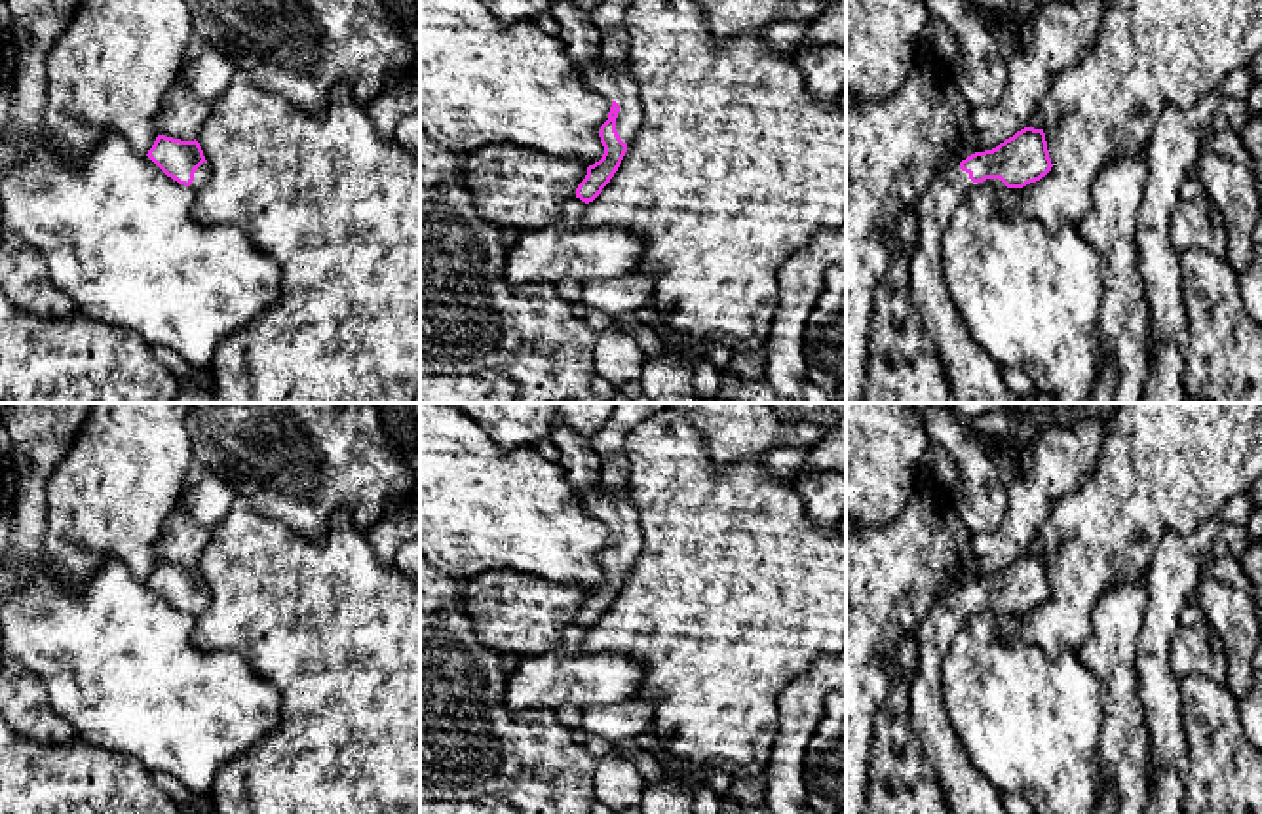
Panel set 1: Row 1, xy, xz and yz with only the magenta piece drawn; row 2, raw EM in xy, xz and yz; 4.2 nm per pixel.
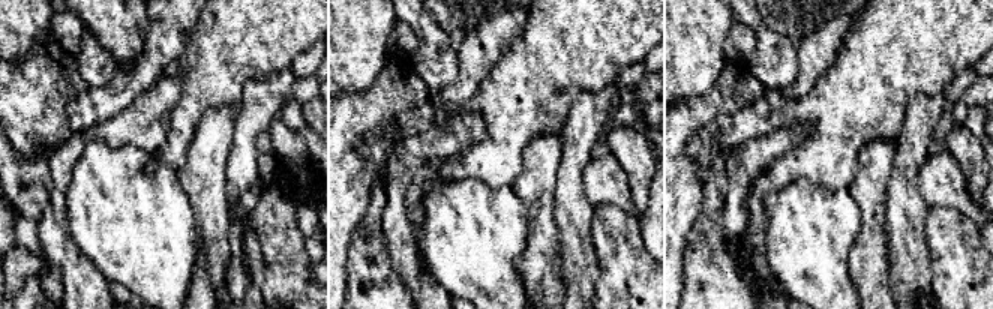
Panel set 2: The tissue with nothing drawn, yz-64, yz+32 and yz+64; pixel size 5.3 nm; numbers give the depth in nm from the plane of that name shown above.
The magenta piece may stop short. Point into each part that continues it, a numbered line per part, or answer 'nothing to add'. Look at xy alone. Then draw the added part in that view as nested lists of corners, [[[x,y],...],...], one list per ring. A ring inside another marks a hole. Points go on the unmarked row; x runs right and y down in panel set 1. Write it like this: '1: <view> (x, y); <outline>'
1: xy (202, 600); [[[203,588],[196,599],[194,599],[194,607],[190,610],[190,614],[196,618],[200,616],[201,612],[205,612],[205,609],[209,607],[211,603],[211,591],[207,588]]]

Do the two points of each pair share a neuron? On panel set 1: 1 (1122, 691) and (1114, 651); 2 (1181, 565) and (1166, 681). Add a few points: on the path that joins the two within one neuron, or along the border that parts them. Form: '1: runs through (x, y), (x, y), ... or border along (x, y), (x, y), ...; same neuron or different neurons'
1: runs through (1118, 681), (1114, 660); same neuron
2: runs through (1167, 594), (1158, 630), (1158, 653); same neuron

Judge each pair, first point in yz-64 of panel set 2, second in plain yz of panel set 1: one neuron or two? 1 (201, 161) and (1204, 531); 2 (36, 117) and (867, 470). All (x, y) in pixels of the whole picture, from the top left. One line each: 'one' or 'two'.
1: two
2: two

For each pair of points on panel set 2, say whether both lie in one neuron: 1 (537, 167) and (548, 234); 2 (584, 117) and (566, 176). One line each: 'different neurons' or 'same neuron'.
1: same neuron
2: same neuron

